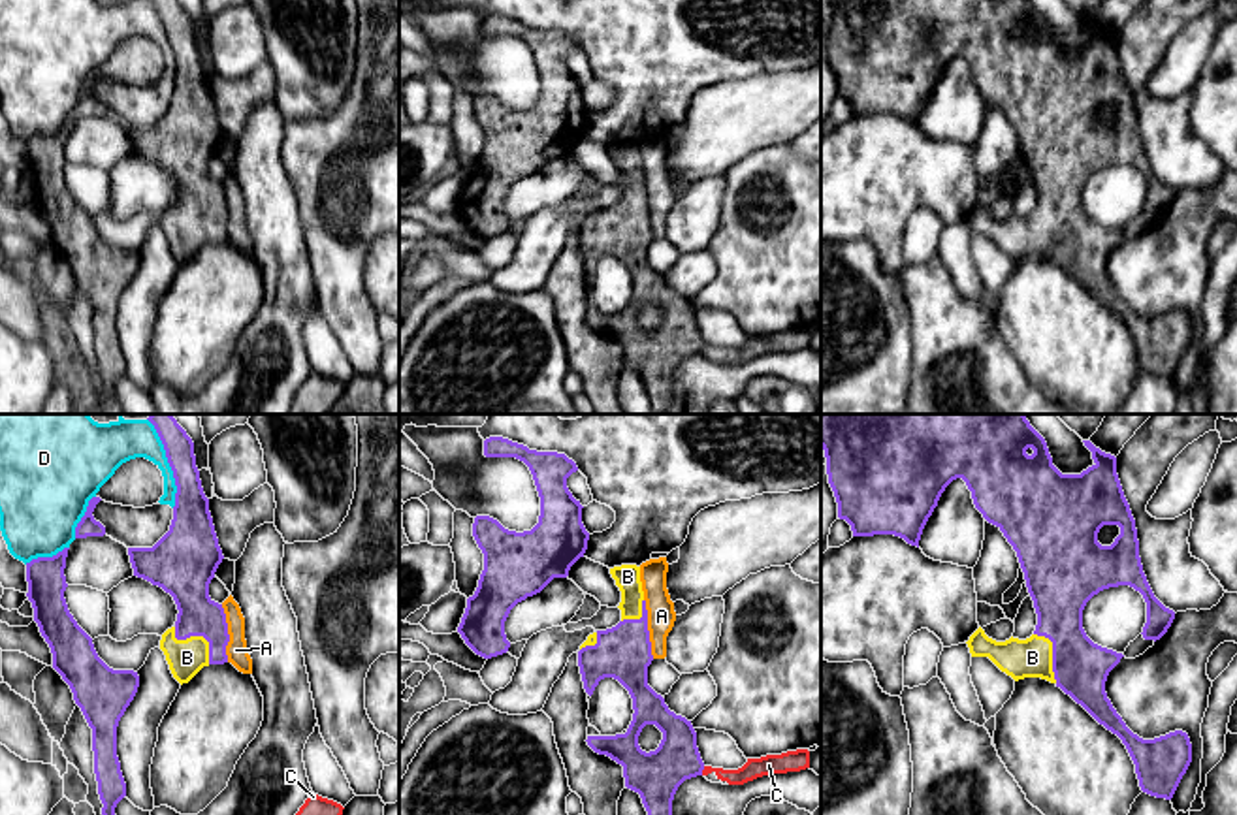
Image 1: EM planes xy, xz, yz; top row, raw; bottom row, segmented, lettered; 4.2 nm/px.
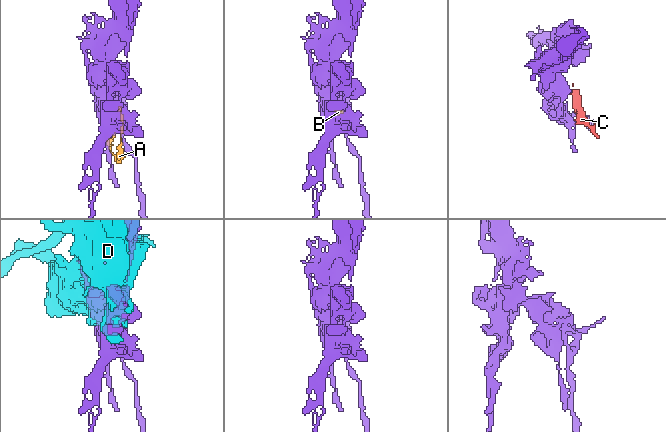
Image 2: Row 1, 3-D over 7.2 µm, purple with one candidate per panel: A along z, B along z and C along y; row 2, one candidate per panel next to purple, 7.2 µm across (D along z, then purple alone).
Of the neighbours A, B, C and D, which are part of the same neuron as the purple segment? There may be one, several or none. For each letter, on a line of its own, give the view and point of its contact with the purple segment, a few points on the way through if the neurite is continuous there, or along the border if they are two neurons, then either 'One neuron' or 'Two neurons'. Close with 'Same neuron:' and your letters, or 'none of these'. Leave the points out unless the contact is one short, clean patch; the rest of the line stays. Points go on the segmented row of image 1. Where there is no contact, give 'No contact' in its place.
A: Touches purple at xz (646, 629). Two neurons
B: Touches purple at xy (198, 635). Path across: xy (187, 578), (198, 614), (198, 635), (187, 650), (187, 657). One neuron
C: Touches purple at xz (703, 768). Boundary: xz (705, 767), (701, 774). Two neurons
D: Touches purple at xy (168, 462). Two neurons
Same neuron: B

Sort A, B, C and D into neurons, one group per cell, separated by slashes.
A / B / C / D

